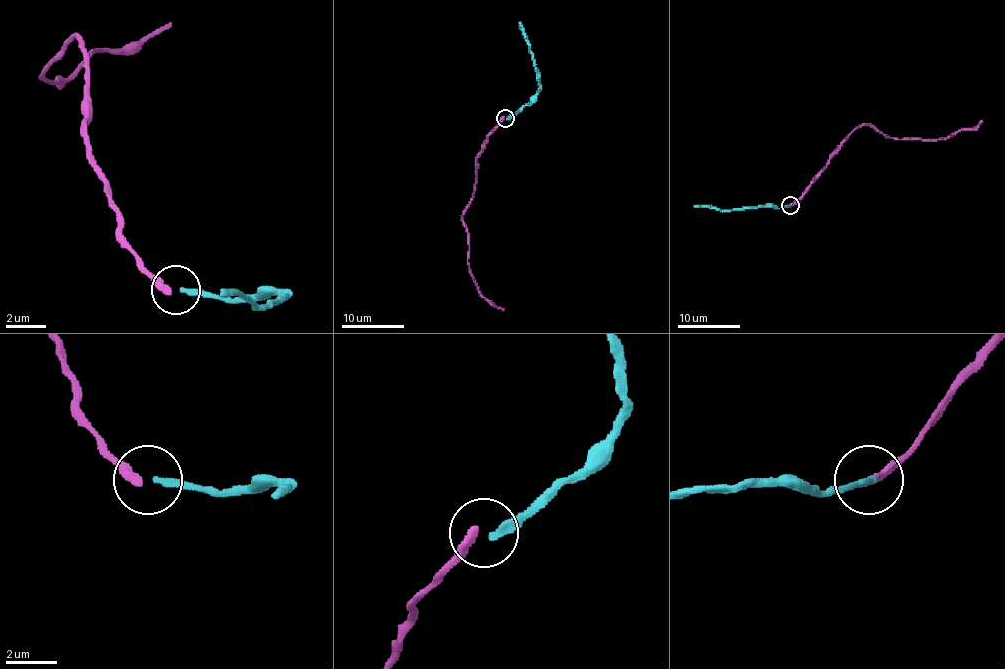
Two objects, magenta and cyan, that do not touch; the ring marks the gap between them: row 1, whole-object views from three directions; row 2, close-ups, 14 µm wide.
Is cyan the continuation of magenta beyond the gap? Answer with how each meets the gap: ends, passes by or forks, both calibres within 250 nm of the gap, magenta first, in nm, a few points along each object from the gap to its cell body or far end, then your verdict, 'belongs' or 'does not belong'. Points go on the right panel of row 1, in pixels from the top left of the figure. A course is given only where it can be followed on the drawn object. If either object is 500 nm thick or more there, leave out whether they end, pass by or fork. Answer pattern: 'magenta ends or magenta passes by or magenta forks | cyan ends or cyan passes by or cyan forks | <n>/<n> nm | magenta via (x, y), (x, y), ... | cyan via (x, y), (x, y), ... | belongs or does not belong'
magenta ends | cyan ends | 360/300 nm | magenta via (790, 205), (826, 164), (829, 155), (862, 125), (891, 138), (943, 139), (972, 130), (982, 120) | cyan via (790, 205), (738, 210), (694, 205) | does not belong

